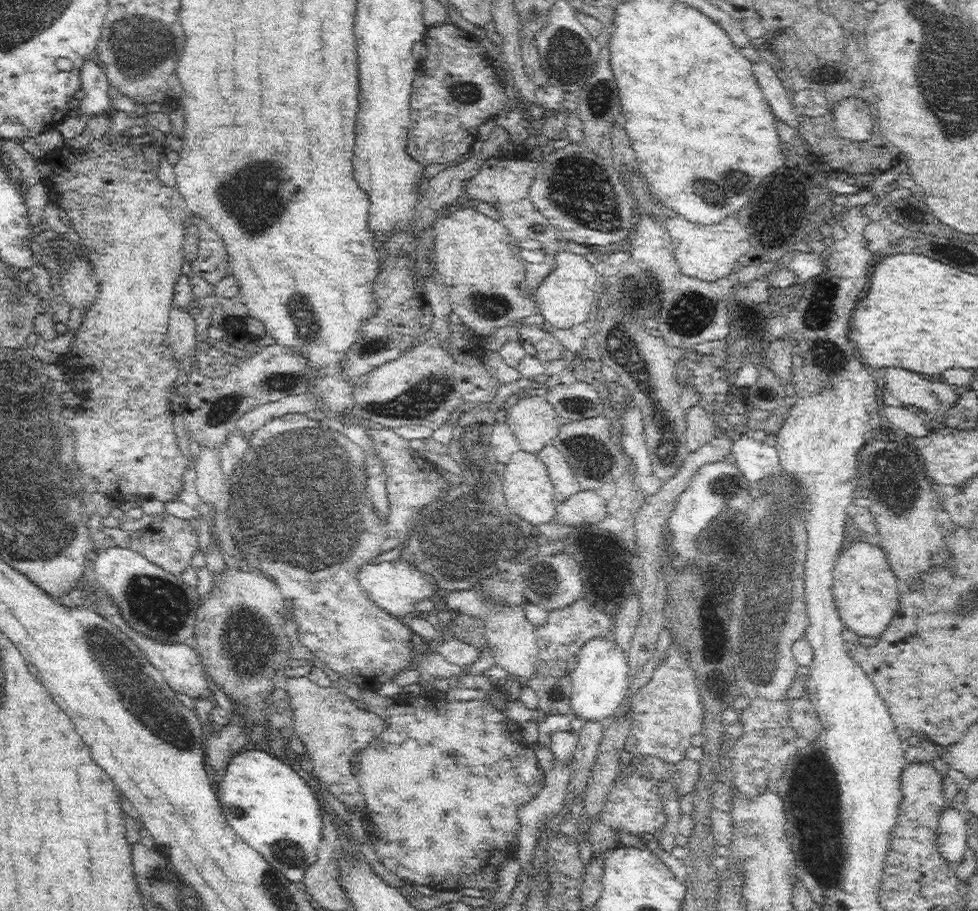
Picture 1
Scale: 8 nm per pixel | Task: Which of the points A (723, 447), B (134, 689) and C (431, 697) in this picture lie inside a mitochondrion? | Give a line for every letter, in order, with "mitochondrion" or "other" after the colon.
A: other
B: mitochondrion
C: other

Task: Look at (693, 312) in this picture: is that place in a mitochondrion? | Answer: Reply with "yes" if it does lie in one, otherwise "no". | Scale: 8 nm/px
yes

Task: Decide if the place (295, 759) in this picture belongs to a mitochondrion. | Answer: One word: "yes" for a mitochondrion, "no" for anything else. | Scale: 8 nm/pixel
no

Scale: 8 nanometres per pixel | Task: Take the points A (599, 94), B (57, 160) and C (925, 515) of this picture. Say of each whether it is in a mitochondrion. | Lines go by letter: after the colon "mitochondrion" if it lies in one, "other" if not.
A: mitochondrion
B: other
C: other

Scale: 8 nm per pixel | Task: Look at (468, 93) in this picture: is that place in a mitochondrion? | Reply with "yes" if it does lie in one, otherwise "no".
yes

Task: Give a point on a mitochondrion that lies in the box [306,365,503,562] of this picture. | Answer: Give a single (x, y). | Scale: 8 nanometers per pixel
(411, 403)

